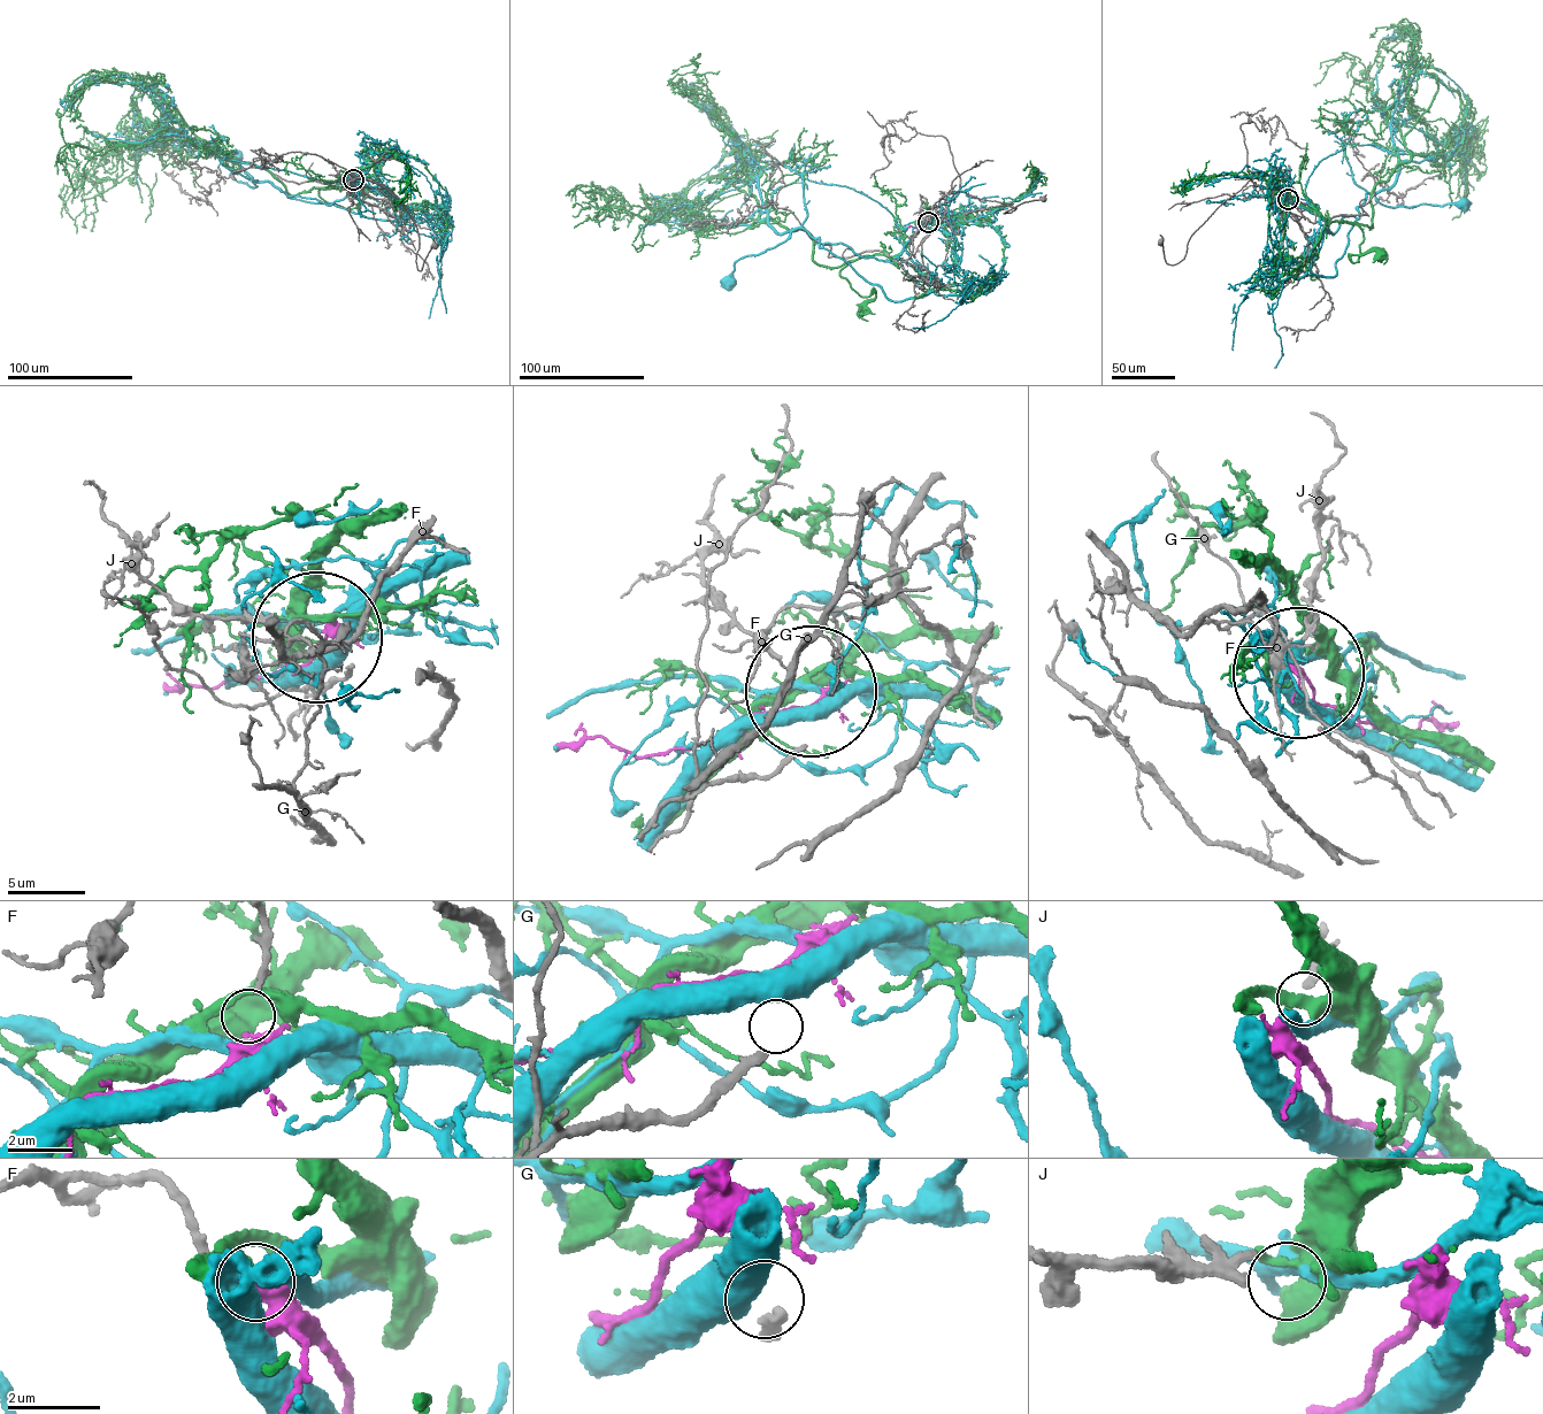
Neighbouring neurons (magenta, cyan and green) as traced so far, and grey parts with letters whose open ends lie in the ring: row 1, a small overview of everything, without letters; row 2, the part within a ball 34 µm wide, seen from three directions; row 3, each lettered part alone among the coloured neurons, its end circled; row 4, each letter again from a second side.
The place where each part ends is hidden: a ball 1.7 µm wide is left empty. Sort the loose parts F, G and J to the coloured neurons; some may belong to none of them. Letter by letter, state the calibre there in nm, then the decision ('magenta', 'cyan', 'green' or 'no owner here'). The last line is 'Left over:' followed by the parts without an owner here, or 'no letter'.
F: 180 nm | magenta
G: 260 nm | no owner here
J: 220 nm | green
Left over: G

